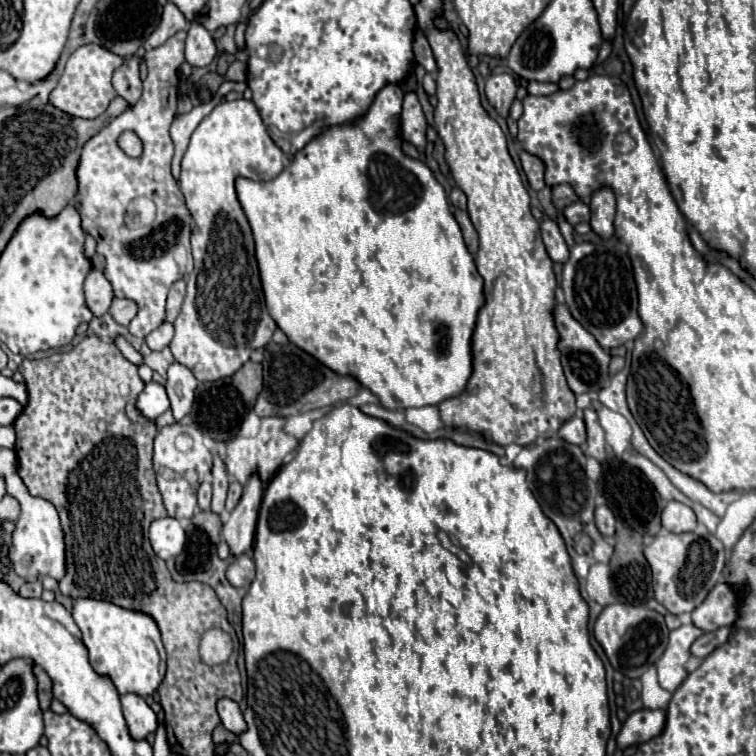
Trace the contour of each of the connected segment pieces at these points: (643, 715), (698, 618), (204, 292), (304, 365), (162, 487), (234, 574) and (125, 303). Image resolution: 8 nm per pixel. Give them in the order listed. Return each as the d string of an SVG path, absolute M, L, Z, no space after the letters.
M639 710L639 712L633 712L619 736L617 736L617 746L623 750L627 746L633 746L633 744L643 744L643 742L649 742L651 738L659 736L663 730L665 730L665 722L667 722L667 714L665 710Z
M717 584L707 598L703 600L701 606L693 610L693 624L699 626L705 632L713 632L723 626L733 624L733 614L735 614L735 590L729 584Z
M249 100L221 102L219 106L215 106L213 112L195 128L187 152L181 160L181 192L195 224L191 230L195 270L187 276L187 296L177 320L173 322L175 336L169 348L173 352L173 358L185 364L201 382L233 376L249 360L253 350L263 348L271 342L271 336L277 330L277 324L273 322L265 306L259 266L255 260L255 242L247 216L235 196L235 180L249 178L254 181L269 181L282 172L285 164L285 155L269 138L255 104Z
M271 342L267 346L265 358L263 358L263 378L265 378L265 384L257 398L257 404L253 408L259 418L267 418L267 416L285 418L285 416L303 414L303 412L309 412L315 408L333 406L337 402L347 402L361 388L353 378L331 372L327 366L317 362L307 352L299 350L295 344L279 346L279 344Z
M171 424L157 432L153 470L157 474L157 486L163 496L165 510L171 518L175 520L192 518L197 508L197 488L211 474L211 464L213 464L211 452L203 444L203 434L195 426Z
M241 554L239 558L235 558L231 562L231 566L227 568L227 580L233 584L233 586L239 586L239 588L249 588L251 582L255 578L255 564L249 556Z
M115 298L111 308L109 308L109 314L115 318L115 322L127 326L135 316L137 316L137 302L129 300L129 298Z

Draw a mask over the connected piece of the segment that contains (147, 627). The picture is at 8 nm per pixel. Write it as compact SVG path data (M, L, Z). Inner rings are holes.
M77 598L71 612L83 634L93 670L99 676L109 676L119 694L153 696L167 669L167 655L155 620L143 612L123 610L111 602L93 598Z

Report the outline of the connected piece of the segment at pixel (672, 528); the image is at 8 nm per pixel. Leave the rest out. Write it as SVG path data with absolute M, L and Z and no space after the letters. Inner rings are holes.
M669 502L663 510L663 528L669 530L669 532L691 532L695 530L697 526L697 518L695 518L695 512L681 504L681 502Z

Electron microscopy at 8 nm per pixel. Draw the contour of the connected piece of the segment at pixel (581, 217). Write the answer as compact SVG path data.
M573 202L571 206L565 208L565 218L569 220L569 224L579 224L579 222L589 222L591 220L591 208L585 202Z

